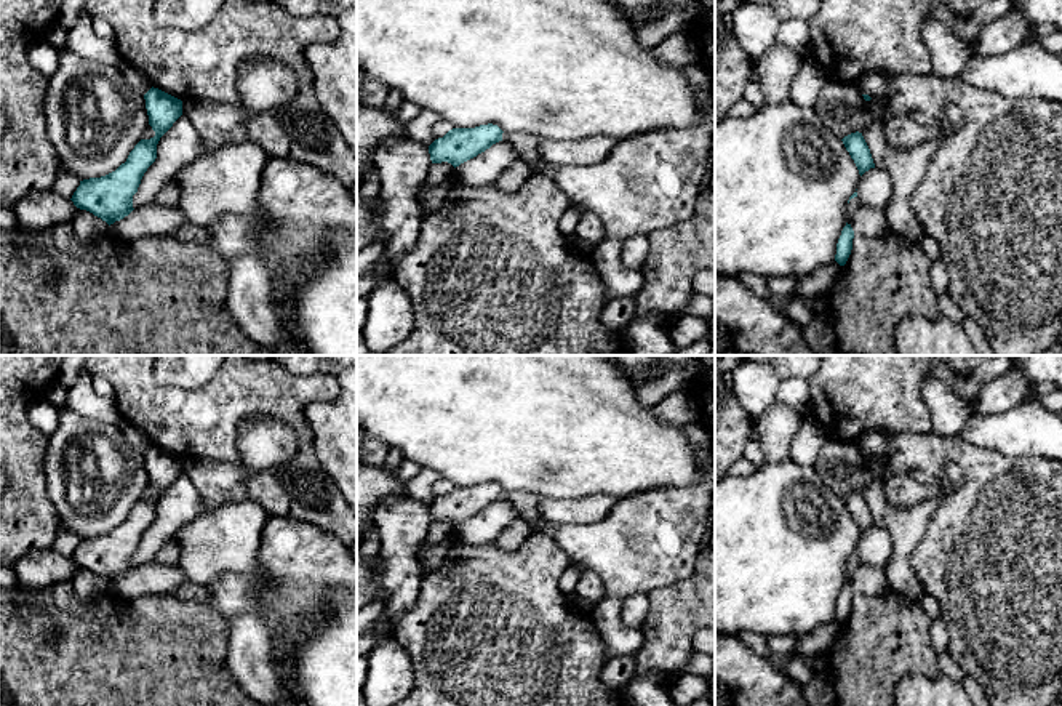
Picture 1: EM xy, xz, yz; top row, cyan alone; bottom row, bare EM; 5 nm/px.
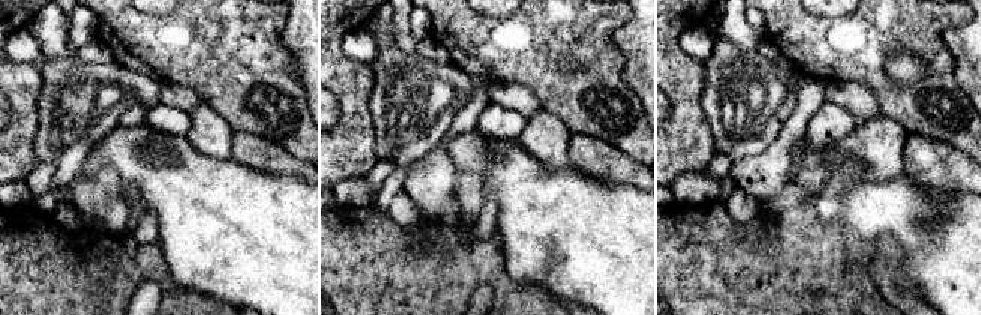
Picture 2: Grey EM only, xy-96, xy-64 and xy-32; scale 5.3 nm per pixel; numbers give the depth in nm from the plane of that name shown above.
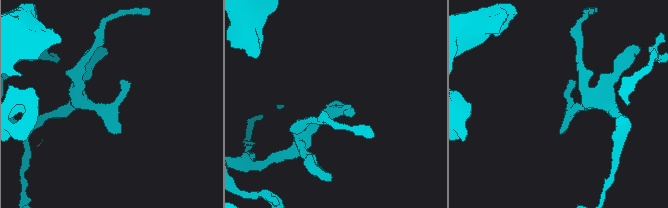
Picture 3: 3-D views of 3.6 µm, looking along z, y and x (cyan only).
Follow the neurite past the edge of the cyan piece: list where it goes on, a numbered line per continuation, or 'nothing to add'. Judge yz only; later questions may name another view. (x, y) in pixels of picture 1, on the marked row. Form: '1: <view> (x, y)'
nothing to add

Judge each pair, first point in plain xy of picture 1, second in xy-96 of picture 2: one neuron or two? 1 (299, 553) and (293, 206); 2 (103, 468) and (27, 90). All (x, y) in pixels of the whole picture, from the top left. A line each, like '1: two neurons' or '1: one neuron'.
1: two neurons
2: two neurons

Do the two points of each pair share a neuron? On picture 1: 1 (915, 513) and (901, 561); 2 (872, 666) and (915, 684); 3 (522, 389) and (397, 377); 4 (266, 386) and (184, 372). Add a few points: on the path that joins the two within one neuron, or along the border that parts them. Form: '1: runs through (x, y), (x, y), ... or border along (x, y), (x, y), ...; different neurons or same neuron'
1: runs through (909, 524), (901, 549); same neuron
2: border along (939, 674), (923, 676), (909, 673), (894, 689); different neurons
3: runs through (491, 383), (463, 383), (456, 377), (427, 377); same neuron
4: border along (218, 372), (197, 388), (179, 389), (176, 386); different neurons

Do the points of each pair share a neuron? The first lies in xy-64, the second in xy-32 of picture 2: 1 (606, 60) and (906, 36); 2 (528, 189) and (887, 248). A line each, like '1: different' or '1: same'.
1: same
2: different

